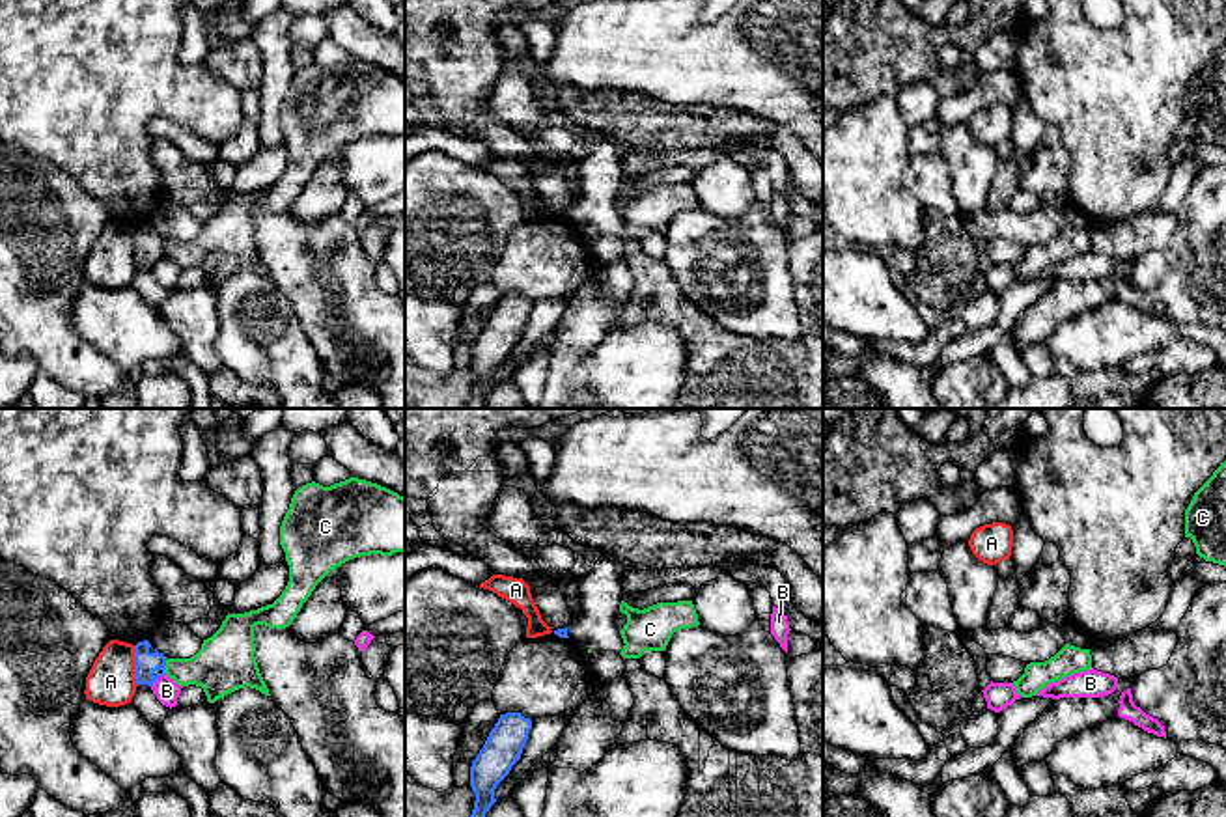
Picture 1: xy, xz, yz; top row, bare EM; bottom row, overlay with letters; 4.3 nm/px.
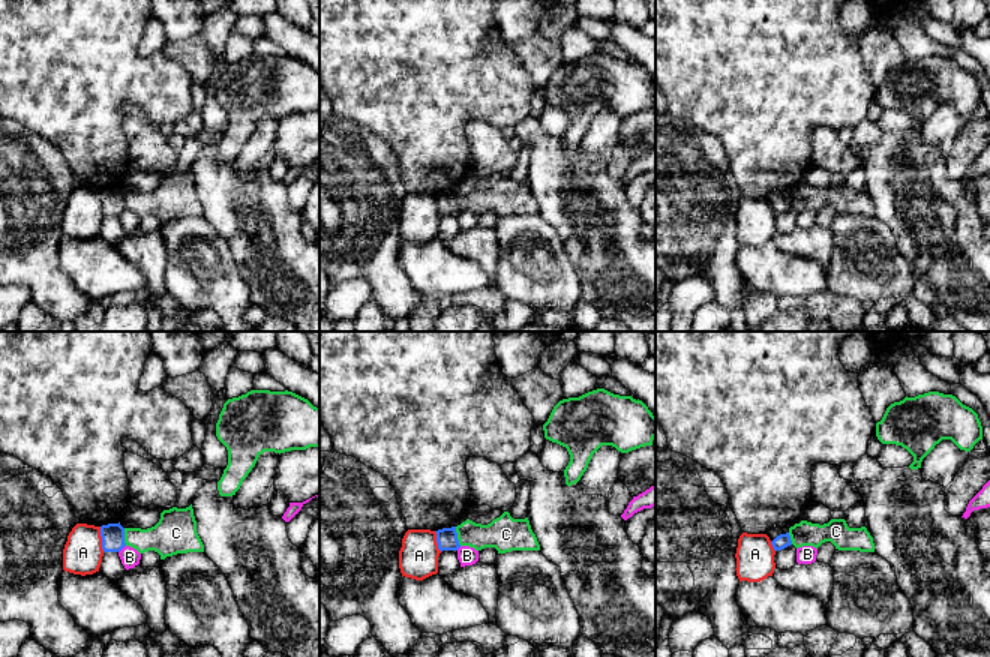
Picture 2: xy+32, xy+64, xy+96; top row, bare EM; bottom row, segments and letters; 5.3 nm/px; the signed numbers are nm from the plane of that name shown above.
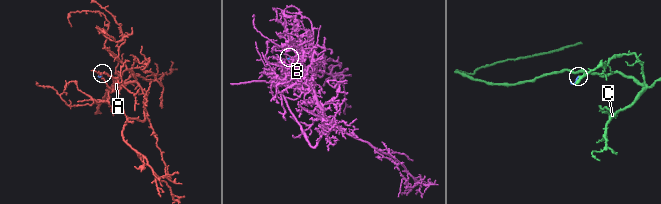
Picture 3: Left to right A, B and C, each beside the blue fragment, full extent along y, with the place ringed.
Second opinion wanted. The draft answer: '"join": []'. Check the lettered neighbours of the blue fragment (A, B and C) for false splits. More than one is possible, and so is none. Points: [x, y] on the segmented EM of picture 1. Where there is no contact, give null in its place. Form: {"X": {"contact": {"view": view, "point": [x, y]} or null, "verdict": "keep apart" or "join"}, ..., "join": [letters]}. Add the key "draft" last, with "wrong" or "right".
{"A": {"contact": {"view": "xy", "point": [135, 666]}, "verdict": "keep apart"}, "B": {"contact": {"view": "xy", "point": [157, 678]}, "verdict": "keep apart"}, "C": {"contact": {"view": "xy", "point": [165, 664]}, "verdict": "keep apart"}, "join": [], "draft": "right"}

